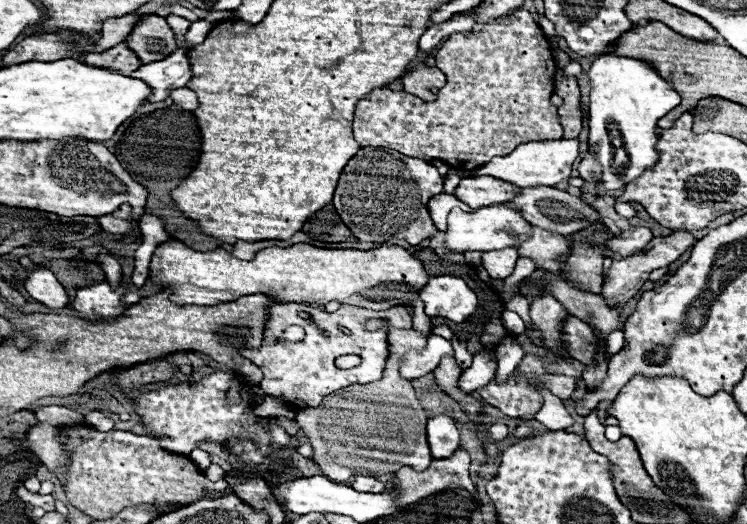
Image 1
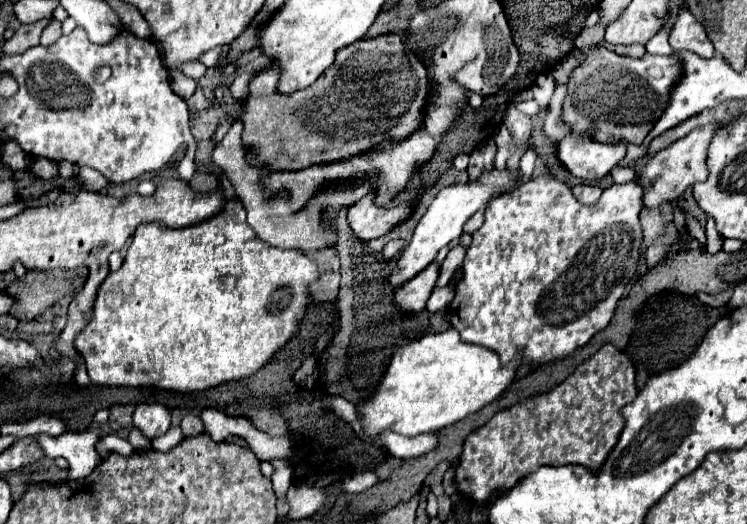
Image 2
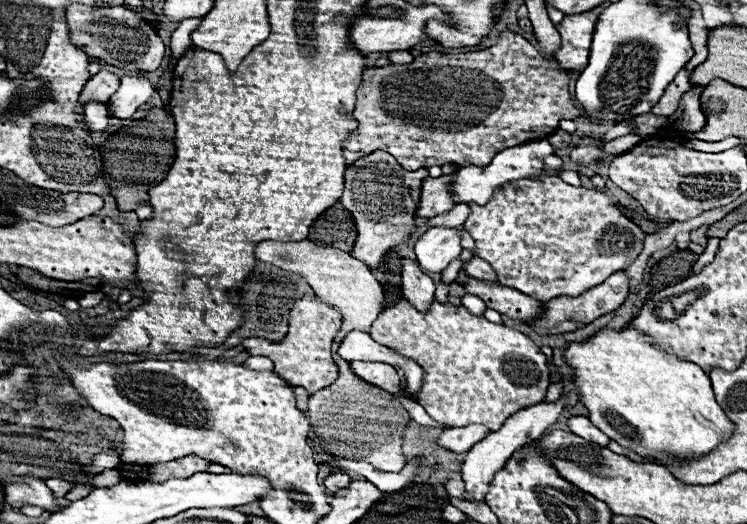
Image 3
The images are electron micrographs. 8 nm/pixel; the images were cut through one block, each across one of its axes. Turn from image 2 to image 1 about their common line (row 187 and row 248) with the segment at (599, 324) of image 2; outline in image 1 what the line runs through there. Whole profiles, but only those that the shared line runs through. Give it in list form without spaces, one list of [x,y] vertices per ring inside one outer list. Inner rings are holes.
[[[536,226],[532,230],[532,236],[518,248],[520,256],[532,258],[538,268],[550,270],[554,274],[560,272],[560,268],[562,268],[562,262],[558,260],[558,256],[566,254],[566,252],[568,252],[568,242],[564,236],[546,232]],[[634,226],[634,228],[630,228],[630,230],[624,230],[624,232],[620,234],[620,238],[612,238],[610,242],[606,242],[606,246],[608,246],[614,254],[626,258],[626,256],[636,254],[636,252],[638,252],[640,248],[644,248],[650,240],[652,240],[652,232],[650,232],[648,228],[644,228],[644,226]]]

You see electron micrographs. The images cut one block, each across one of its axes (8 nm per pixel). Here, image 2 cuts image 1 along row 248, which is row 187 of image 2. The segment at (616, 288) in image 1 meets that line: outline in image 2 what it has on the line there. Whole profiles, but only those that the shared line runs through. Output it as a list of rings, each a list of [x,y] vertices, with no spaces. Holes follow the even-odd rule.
[[[712,126],[694,128],[688,136],[680,138],[674,144],[670,144],[668,148],[660,150],[644,164],[642,172],[636,176],[636,182],[644,188],[644,198],[642,198],[644,208],[658,208],[662,202],[672,202],[694,182],[700,182],[700,180],[704,180],[704,176],[708,176],[706,152],[708,152],[708,144],[712,140],[712,132],[716,132],[716,130],[718,130],[718,126],[716,128],[712,128]]]

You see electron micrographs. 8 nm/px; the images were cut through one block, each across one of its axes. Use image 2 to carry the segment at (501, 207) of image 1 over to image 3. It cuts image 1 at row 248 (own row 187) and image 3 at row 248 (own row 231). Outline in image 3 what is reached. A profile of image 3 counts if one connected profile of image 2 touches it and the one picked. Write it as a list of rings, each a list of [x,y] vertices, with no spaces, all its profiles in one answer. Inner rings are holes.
[[[430,228],[414,246],[420,266],[428,272],[442,272],[462,252],[460,236],[464,228]]]

